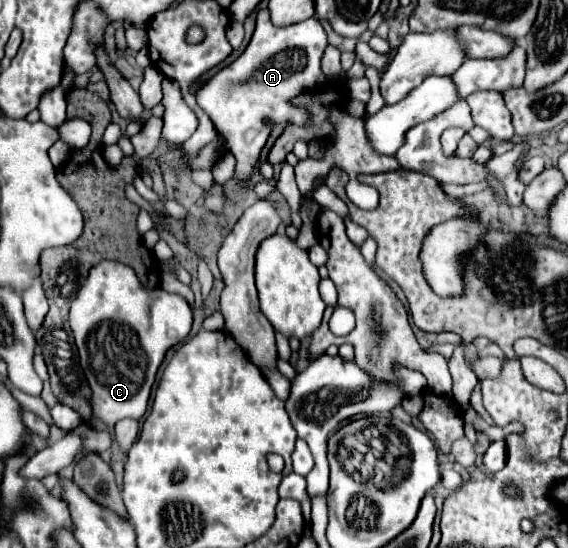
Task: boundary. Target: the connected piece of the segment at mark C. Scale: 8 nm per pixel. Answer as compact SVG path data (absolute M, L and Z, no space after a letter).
M101 261L97 263L77 293L75 301L69 309L69 325L73 331L73 339L79 351L79 359L85 371L85 377L93 391L93 417L101 419L107 425L115 425L119 419L135 417L141 419L147 411L147 401L151 395L151 387L155 383L157 369L161 367L165 353L185 341L191 331L193 313L187 301L179 295L167 293L165 289L147 289L141 285L139 277L131 267L125 267L117 261Z

